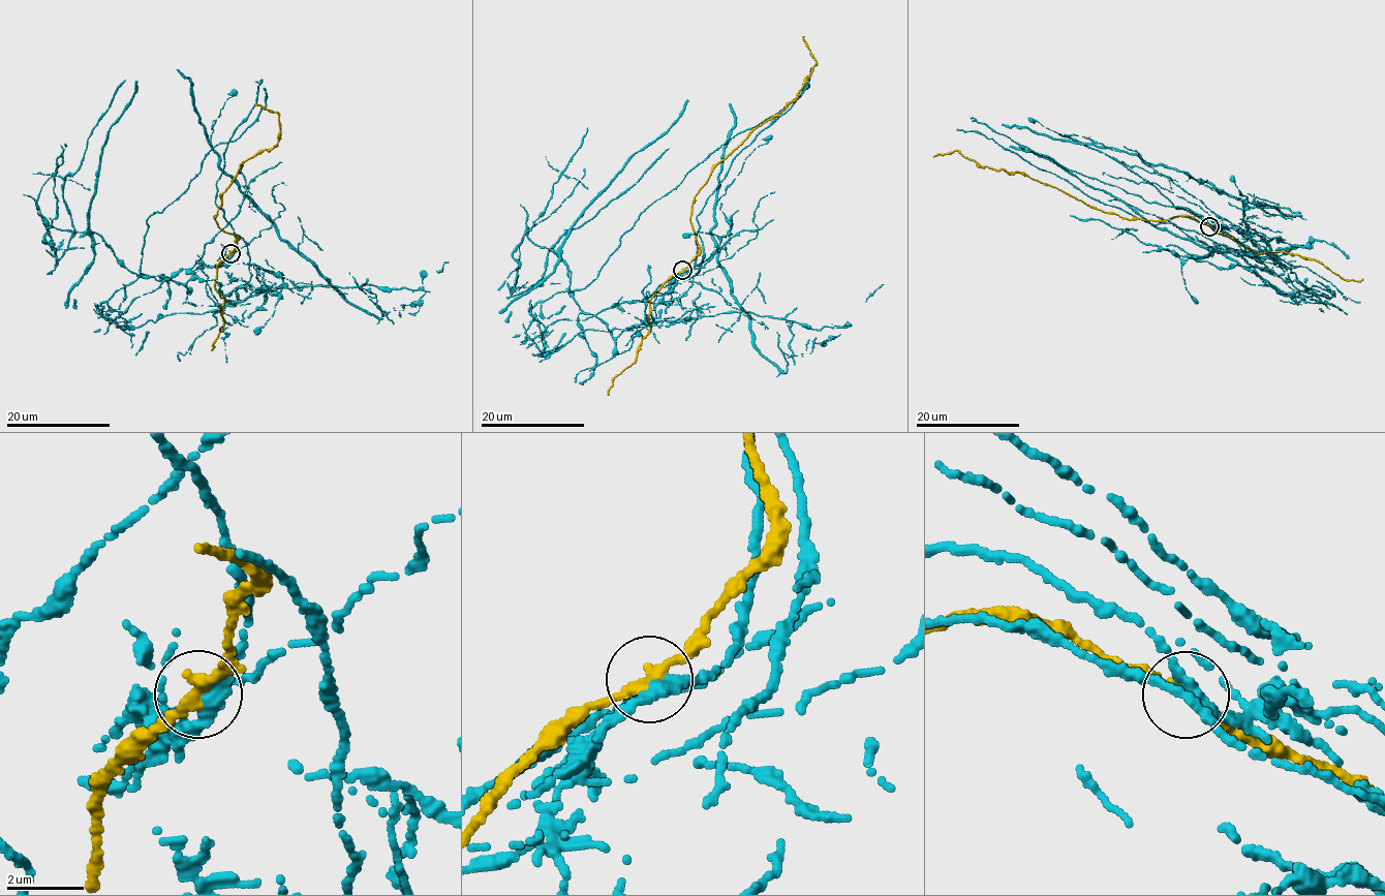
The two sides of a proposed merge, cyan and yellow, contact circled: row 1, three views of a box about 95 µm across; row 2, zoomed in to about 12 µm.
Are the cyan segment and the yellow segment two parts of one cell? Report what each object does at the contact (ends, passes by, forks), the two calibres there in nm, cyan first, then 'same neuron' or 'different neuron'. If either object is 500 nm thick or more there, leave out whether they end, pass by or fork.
cyan passes by; yellow passes by; 320 nm thick on the cyan side, 320 nm on the other; different neuron

